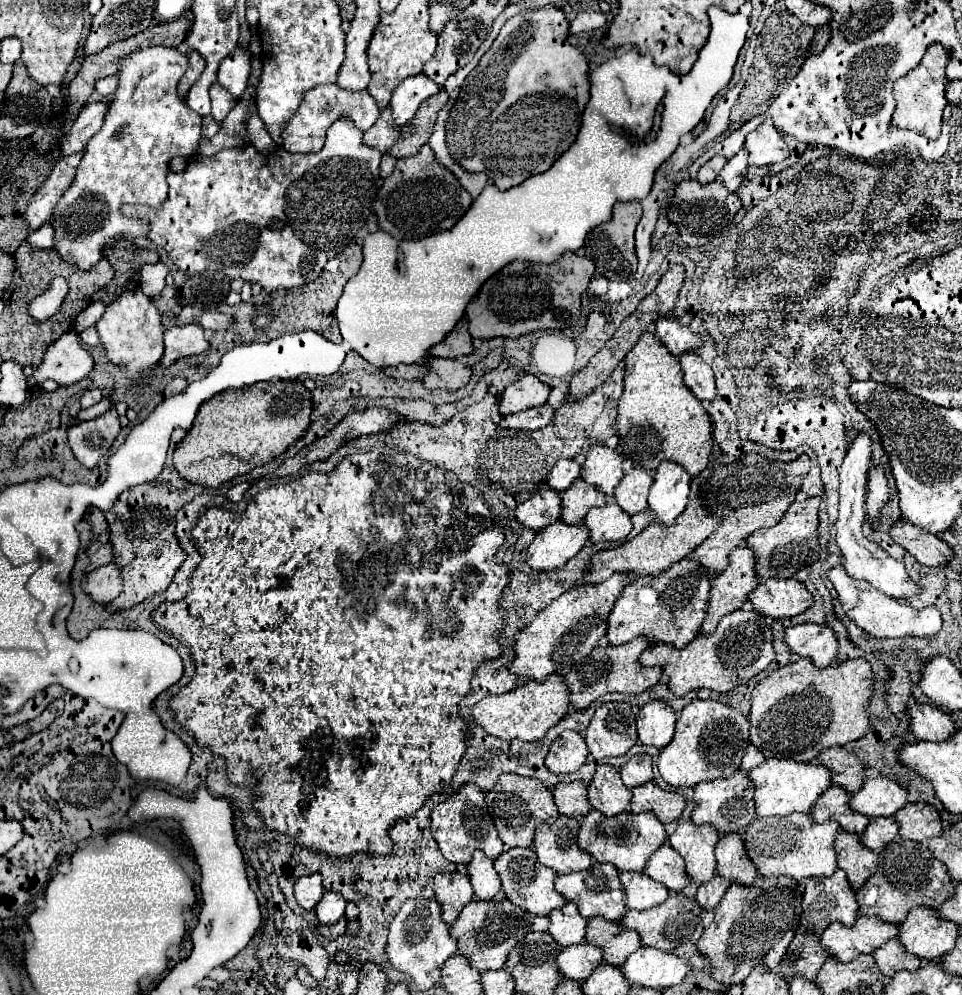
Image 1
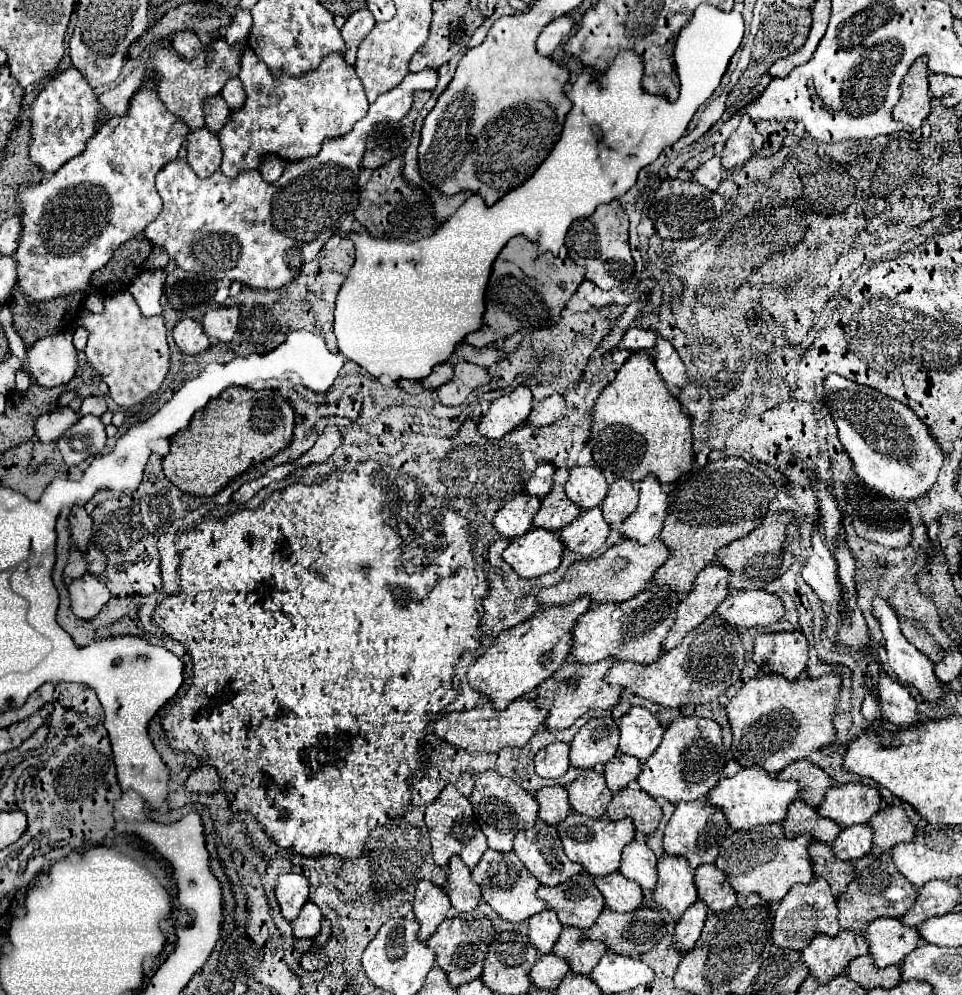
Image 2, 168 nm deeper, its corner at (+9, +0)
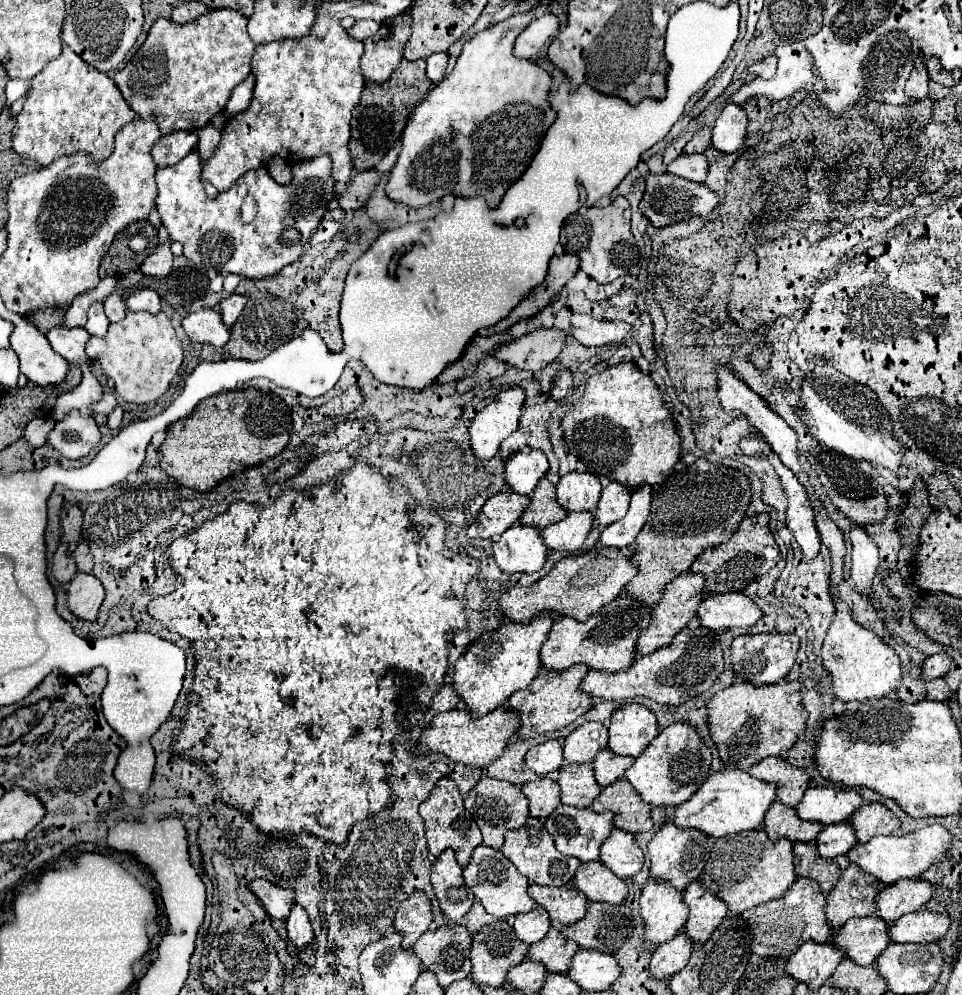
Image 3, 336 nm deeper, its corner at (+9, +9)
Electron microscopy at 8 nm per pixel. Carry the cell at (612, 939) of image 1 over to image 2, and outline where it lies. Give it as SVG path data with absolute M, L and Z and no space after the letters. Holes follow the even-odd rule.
M564 927L552 953L568 961L570 973L588 975L598 959L606 953L606 945L600 941L584 939L582 931L576 927Z

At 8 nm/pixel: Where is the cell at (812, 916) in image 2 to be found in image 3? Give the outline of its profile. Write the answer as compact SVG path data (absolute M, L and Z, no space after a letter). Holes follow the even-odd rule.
M798 878L798 882L782 898L760 904L752 910L760 910L760 928L748 928L754 938L750 946L752 956L770 956L770 960L778 960L778 956L790 958L802 942L826 942L830 938L830 926L826 918L826 894L812 878Z

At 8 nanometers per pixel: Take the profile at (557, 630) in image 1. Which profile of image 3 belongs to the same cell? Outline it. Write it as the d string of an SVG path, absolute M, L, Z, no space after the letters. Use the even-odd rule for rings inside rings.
M542 612L542 616L536 616L530 624L506 622L498 630L482 634L482 638L468 646L454 668L454 690L472 710L472 716L480 718L494 708L504 706L516 690L530 686L542 668L540 648L546 642L552 622L554 618L550 612Z

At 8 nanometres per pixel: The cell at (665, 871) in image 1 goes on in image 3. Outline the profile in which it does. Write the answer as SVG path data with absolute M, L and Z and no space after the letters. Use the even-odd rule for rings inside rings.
M616 828L602 844L600 862L608 866L616 876L630 878L642 870L644 852L636 842L634 834Z

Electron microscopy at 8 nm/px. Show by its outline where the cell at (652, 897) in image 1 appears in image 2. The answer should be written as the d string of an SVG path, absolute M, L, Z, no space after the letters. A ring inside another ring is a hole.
M620 873L594 877L594 885L602 893L606 909L612 909L612 911L630 913L638 909L644 901L642 889L634 881L628 881L626 877L622 877Z

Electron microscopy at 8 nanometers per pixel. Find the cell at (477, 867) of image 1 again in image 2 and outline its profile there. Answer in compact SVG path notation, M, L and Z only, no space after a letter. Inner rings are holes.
M450 857L446 893L448 893L452 907L460 915L472 913L480 901L480 889L478 889L478 885L474 885L474 881L470 877L470 869L462 863L460 857Z

